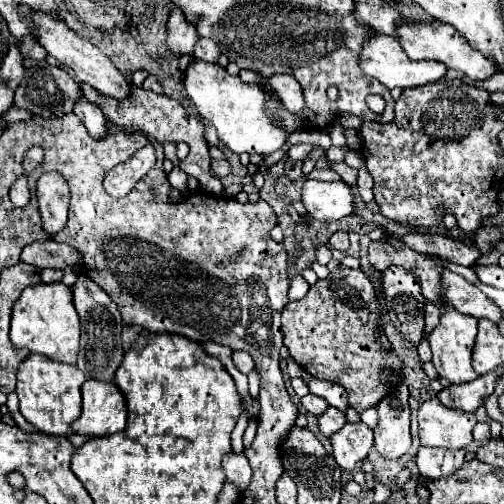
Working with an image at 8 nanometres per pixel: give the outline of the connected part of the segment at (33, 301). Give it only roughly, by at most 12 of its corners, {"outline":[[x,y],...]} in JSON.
{"outline":[[64,283],[24,289],[10,341],[76,365],[80,321]]}

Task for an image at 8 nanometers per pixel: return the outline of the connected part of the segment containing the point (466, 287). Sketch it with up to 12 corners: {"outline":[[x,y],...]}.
{"outline":[[444,271],[440,303],[494,323],[502,311],[458,273]]}

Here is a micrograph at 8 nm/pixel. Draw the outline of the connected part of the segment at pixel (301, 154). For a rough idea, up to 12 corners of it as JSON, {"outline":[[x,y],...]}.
{"outline":[[292,145],[288,157],[304,161],[314,145]]}

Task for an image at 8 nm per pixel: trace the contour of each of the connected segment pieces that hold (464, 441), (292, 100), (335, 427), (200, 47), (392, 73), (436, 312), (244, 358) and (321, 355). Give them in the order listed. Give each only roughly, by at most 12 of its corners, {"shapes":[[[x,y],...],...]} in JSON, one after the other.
{"shapes":[[[436,397],[418,411],[420,443],[466,449],[478,423]],[[242,69],[246,83],[270,85],[290,113],[304,111],[302,87],[292,75],[268,79]],[[328,407],[320,417],[320,433],[332,437],[344,427],[344,413]],[[200,39],[194,59],[216,63],[220,49],[212,39]],[[374,33],[358,63],[388,89],[428,85],[446,65],[410,61],[394,37]],[[426,303],[426,335],[440,321],[440,305]],[[234,351],[232,361],[244,375],[254,369],[252,357]],[[338,267],[282,311],[310,375],[376,407],[400,361],[376,343],[374,287]]]}

